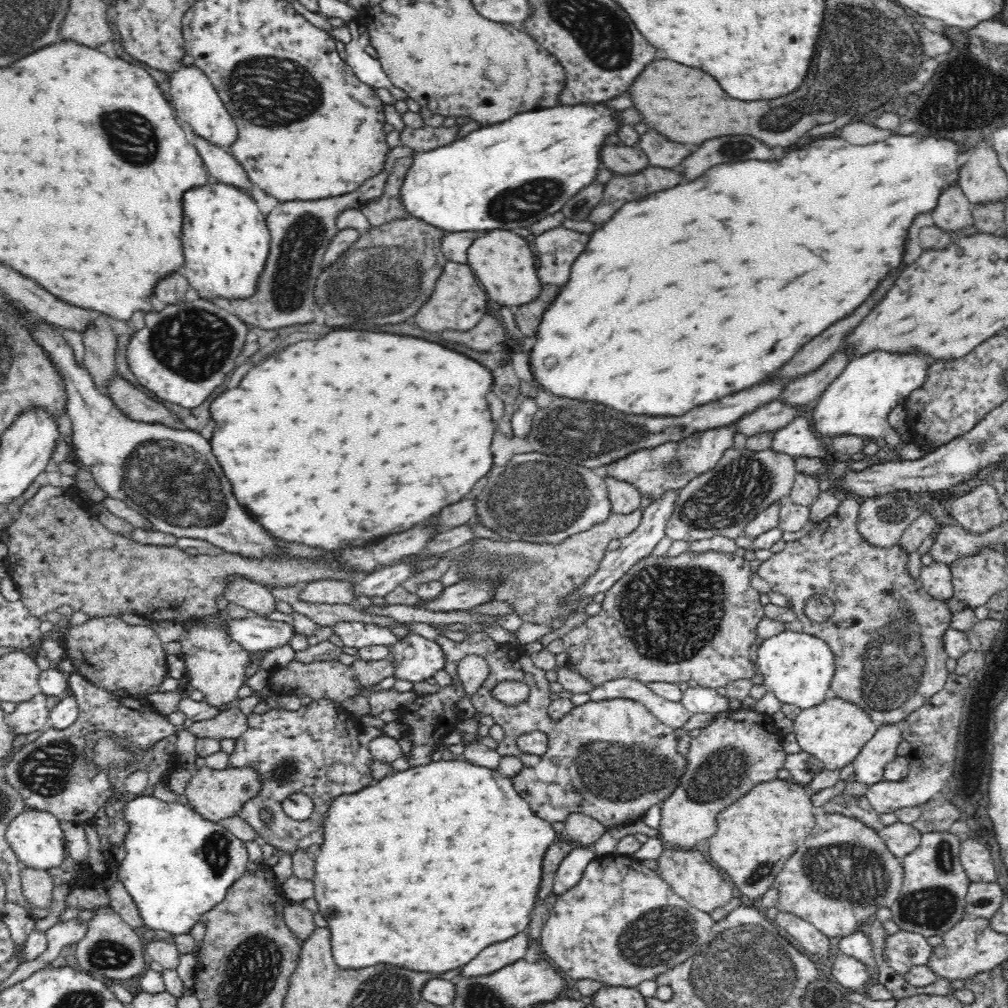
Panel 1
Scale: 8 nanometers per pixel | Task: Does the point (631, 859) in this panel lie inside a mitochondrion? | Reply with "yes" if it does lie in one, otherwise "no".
no

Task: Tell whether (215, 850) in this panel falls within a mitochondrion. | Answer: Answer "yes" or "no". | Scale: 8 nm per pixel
yes

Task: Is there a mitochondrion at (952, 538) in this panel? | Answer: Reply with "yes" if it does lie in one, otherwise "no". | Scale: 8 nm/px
no

